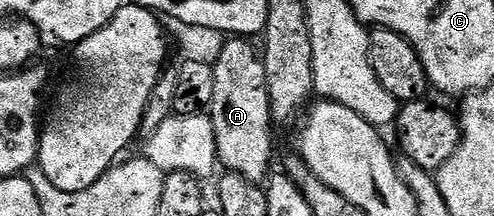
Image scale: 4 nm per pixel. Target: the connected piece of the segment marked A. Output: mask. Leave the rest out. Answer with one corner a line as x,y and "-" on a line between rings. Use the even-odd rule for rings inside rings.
233,36
228,40
222,41
225,42
221,46
221,51
217,54
217,62
212,63
213,71
215,72
215,96
213,97
213,102
209,106
207,111
210,118
213,120
213,145
215,147
215,158
218,163
221,162
225,165
224,169
231,174
238,174
247,179
248,182
255,182
258,184
264,183
266,179
270,177
271,169
269,170
269,165
273,162
273,126
275,127
275,119
273,113
271,112
271,100
269,99
269,93
267,92
267,72
263,68
261,63
261,54
259,53
258,47
257,50
252,46
252,41
246,40
241,36

